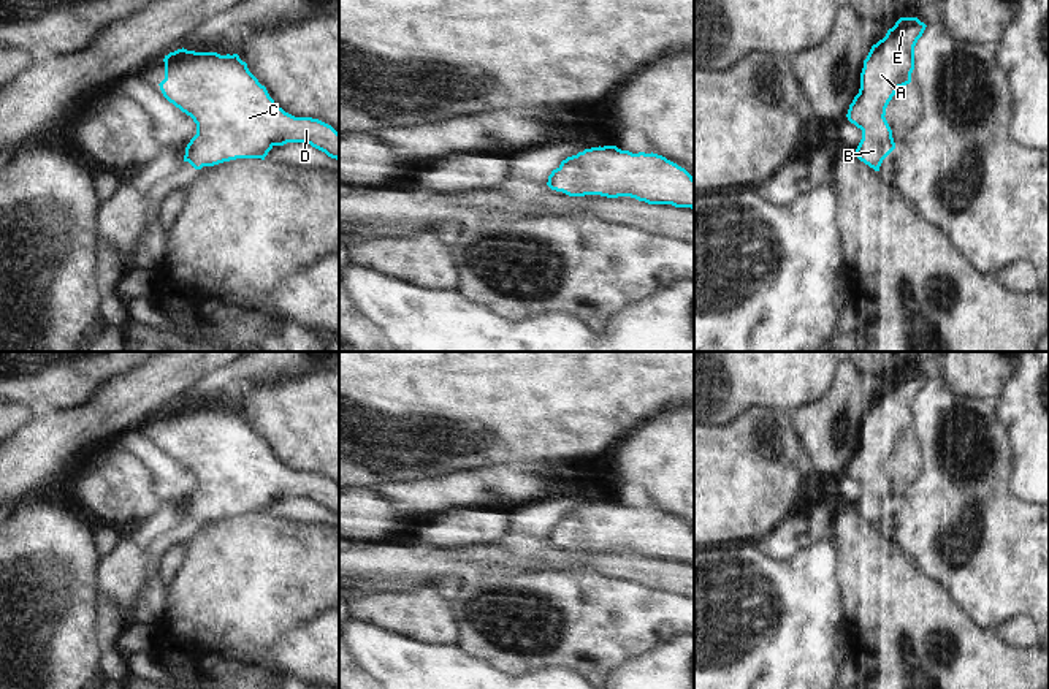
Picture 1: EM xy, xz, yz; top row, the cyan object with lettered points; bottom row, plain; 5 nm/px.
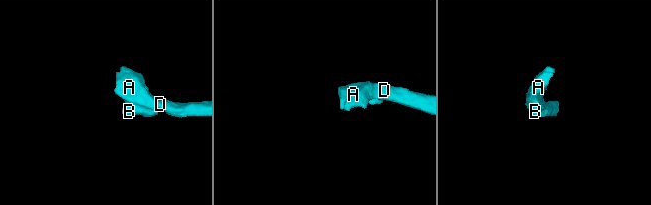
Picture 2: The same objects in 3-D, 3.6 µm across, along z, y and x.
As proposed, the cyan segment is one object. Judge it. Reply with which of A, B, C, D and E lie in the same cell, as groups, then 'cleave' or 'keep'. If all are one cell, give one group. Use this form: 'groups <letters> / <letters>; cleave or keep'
groups A B C D E; keep

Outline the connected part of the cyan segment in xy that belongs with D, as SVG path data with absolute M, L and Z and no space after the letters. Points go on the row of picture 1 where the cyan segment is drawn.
M182 48L165 55L163 62L165 79L158 84L163 97L196 124L196 135L184 155L184 162L195 169L236 158L265 160L274 146L287 143L307 143L339 160L339 133L319 119L295 117L279 108L238 54L220 55Z

